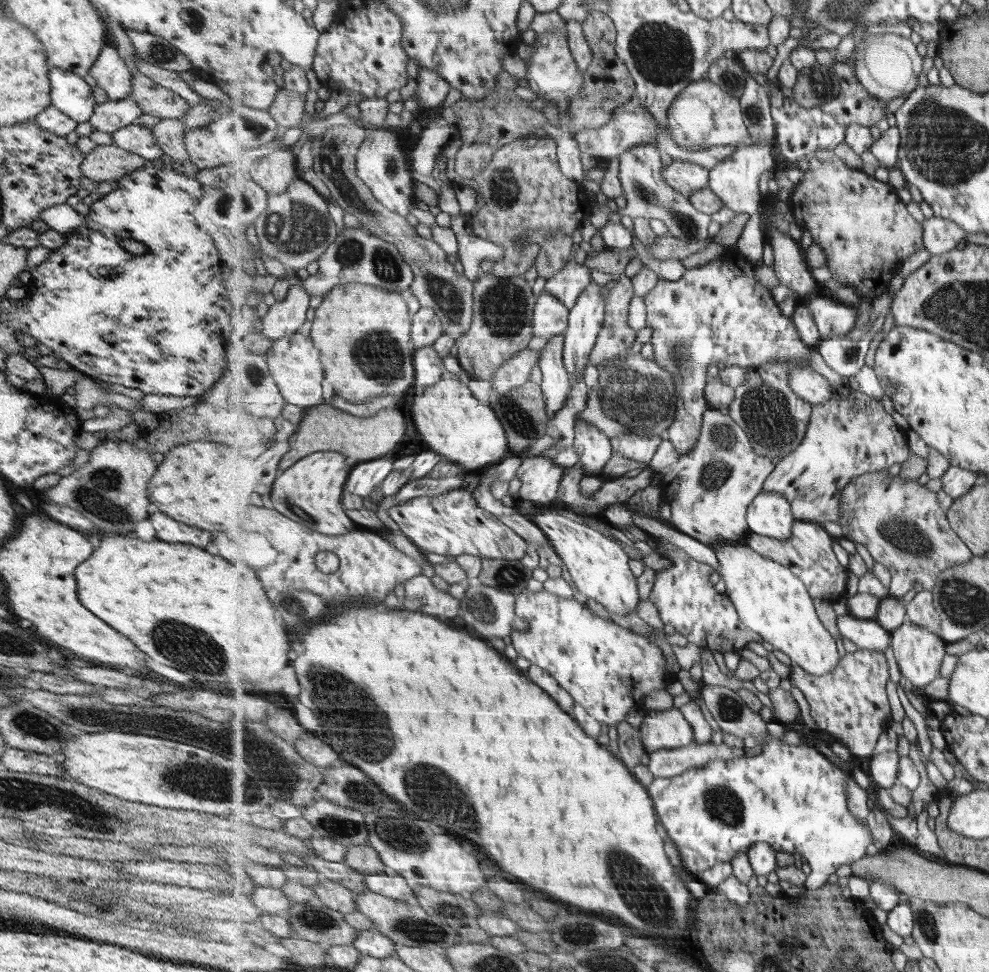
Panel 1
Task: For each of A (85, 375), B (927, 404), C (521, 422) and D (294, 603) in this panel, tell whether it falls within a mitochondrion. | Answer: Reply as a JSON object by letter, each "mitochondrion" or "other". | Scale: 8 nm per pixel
{"A":"other","B":"other","C":"mitochondrion","D":"mitochondrion"}

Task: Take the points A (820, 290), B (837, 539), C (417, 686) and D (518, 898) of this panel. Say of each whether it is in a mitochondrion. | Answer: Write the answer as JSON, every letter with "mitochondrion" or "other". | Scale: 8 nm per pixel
{"A":"other","B":"other","C":"other","D":"other"}

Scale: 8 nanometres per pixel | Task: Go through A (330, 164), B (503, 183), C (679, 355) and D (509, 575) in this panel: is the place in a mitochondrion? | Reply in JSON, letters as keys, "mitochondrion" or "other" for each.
{"A":"mitochondrion","B":"mitochondrion","C":"mitochondrion","D":"mitochondrion"}

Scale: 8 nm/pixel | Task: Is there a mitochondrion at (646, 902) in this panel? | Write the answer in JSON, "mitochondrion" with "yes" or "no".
{"mitochondrion":"yes"}

